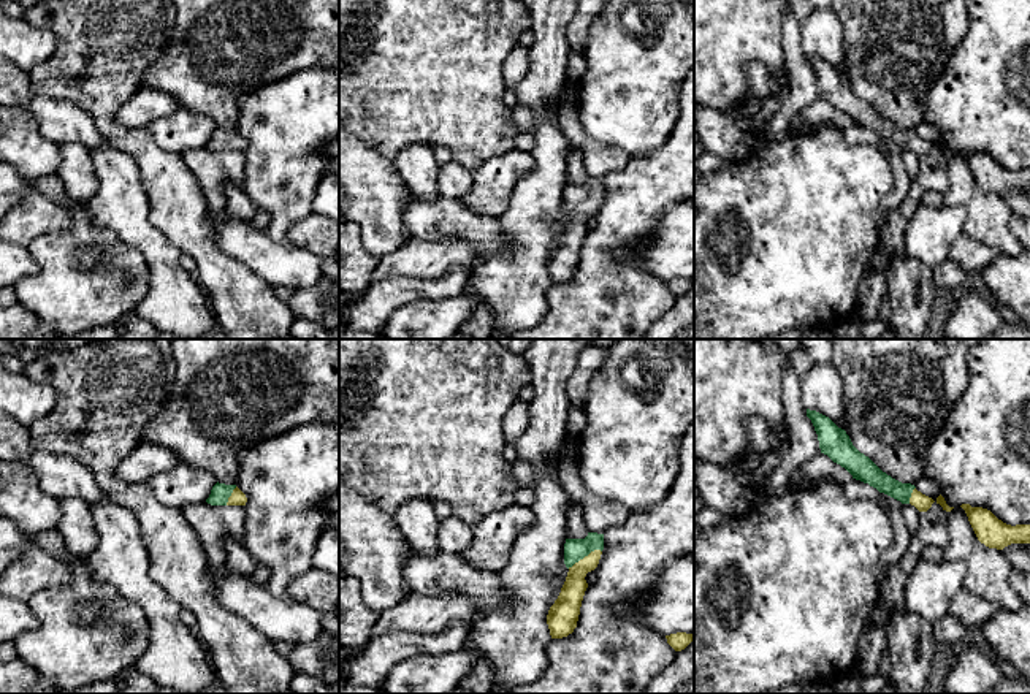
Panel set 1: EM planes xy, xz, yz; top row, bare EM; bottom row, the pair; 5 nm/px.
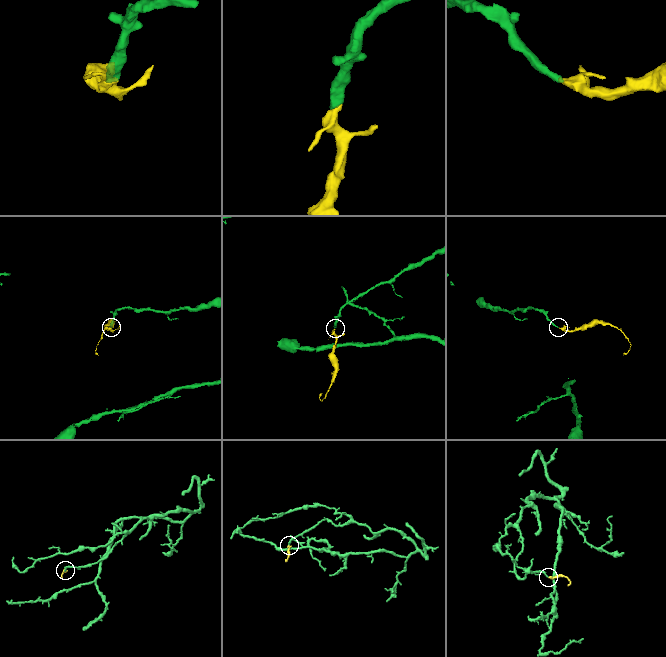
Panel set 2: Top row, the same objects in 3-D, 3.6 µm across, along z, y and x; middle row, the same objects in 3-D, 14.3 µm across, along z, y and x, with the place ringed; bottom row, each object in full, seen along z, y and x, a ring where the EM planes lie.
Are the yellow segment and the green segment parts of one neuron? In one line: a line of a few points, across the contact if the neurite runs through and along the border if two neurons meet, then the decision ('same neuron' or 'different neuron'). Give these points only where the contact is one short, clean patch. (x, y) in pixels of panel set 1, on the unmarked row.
line xz (569, 246), (579, 208), (585, 202), (574, 194); same neuron

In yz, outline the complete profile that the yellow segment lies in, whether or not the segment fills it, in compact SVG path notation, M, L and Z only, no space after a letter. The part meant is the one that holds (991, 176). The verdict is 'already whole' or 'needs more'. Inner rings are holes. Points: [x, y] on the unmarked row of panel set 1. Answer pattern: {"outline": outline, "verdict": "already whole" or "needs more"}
{"outline": "M960 151L981 189L989 193L1003 195L1011 189L1030 189L1030 170L1006 170L990 155L982 152Z", "verdict": "already whole"}

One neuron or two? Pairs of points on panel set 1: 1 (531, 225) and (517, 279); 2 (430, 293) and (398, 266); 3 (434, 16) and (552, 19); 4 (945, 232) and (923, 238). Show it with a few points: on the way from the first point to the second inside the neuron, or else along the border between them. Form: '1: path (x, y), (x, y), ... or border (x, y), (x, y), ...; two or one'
1: path (531, 238), (525, 266); one
2: border (449, 268), (434, 278), (387, 278), (377, 282); two
3: border (530, 16), (531, 27); two
4: path (940, 232), (934, 232), (927, 238); one

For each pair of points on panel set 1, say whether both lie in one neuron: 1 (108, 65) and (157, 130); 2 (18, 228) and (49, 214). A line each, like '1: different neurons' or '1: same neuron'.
1: different neurons
2: same neuron

